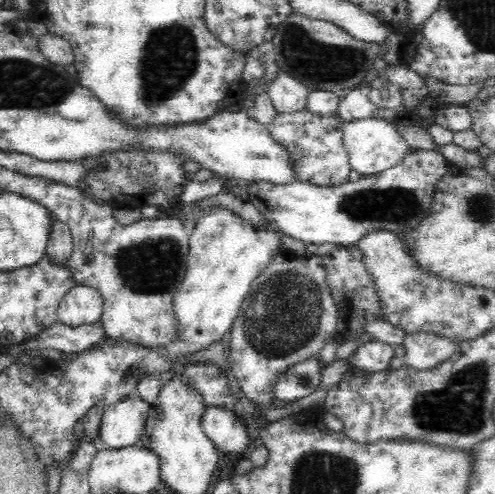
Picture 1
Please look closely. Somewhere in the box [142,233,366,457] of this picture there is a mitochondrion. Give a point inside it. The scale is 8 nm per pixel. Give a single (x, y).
(286, 316)

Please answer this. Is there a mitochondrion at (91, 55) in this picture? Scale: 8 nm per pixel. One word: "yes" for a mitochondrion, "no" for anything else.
no

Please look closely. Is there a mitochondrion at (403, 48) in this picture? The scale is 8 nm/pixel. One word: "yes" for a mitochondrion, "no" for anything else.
no

